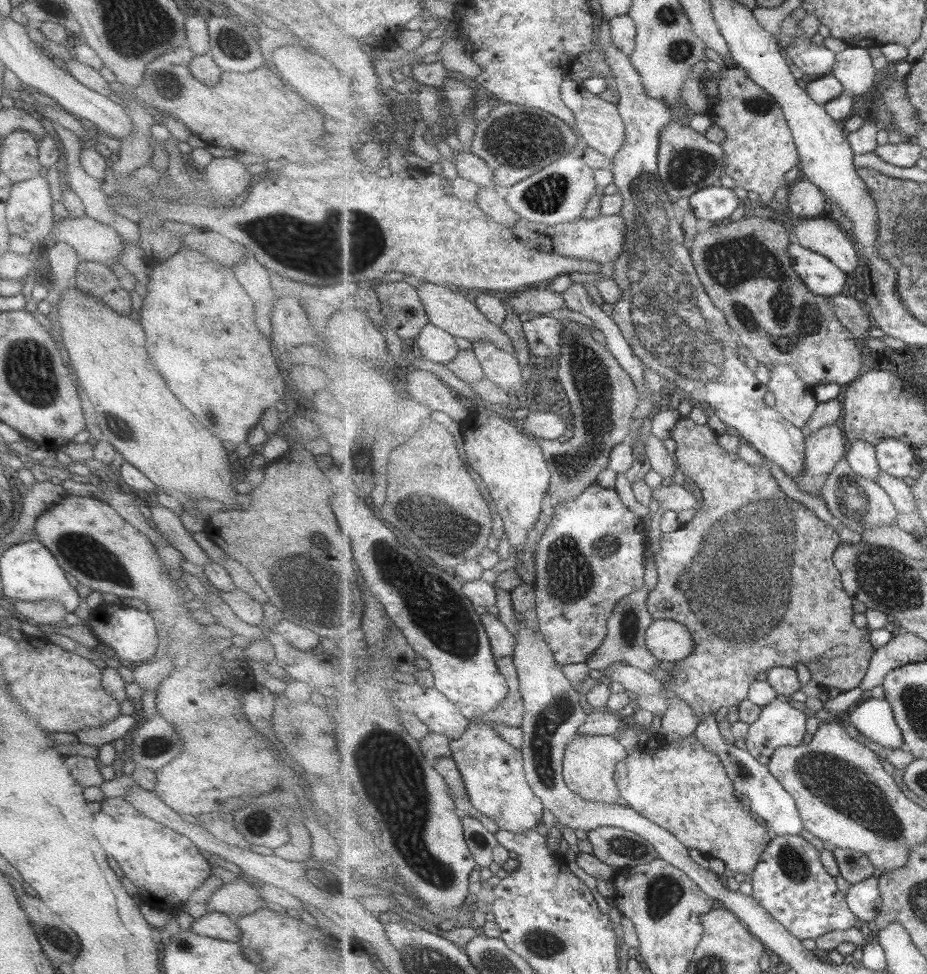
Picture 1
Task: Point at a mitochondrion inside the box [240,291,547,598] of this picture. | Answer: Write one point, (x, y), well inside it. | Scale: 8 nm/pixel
(426, 513)

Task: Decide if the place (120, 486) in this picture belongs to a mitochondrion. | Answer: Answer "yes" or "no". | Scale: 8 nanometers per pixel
no

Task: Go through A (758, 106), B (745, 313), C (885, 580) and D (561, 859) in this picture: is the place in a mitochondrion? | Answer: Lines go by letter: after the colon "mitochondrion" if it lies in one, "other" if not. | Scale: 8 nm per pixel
A: mitochondrion
B: mitochondrion
C: mitochondrion
D: other

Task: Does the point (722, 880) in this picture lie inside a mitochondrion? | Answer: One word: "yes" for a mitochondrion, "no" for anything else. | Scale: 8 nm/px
no

